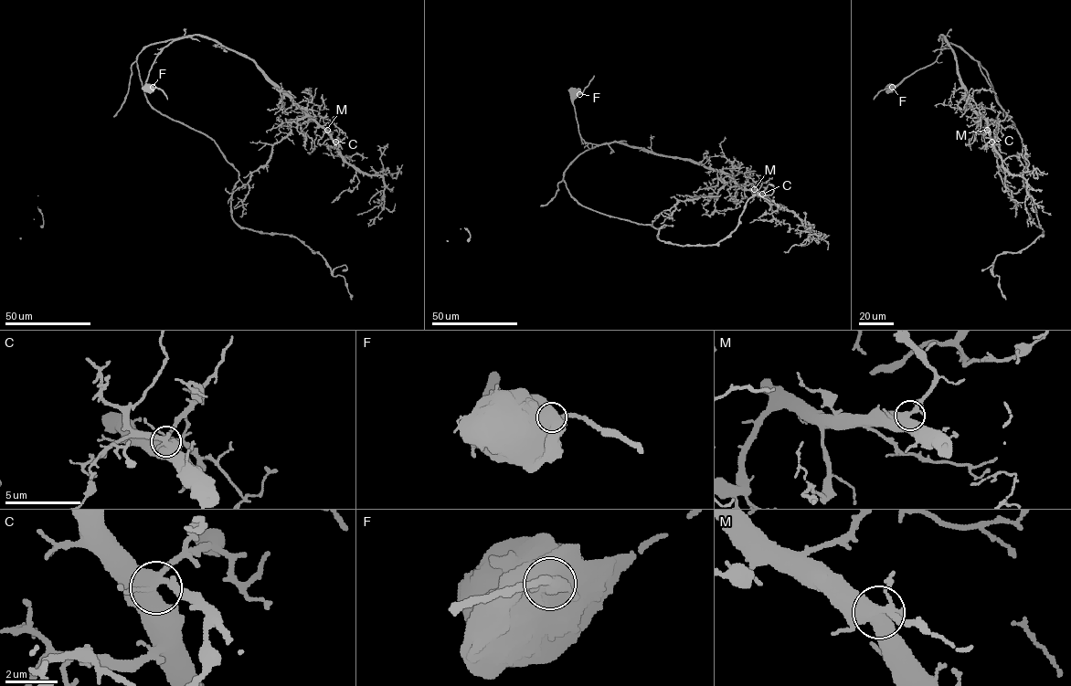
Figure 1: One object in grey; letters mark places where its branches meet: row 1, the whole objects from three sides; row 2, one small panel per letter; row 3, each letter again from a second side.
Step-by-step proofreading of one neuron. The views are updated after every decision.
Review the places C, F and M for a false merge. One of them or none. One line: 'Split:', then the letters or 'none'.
Split: F

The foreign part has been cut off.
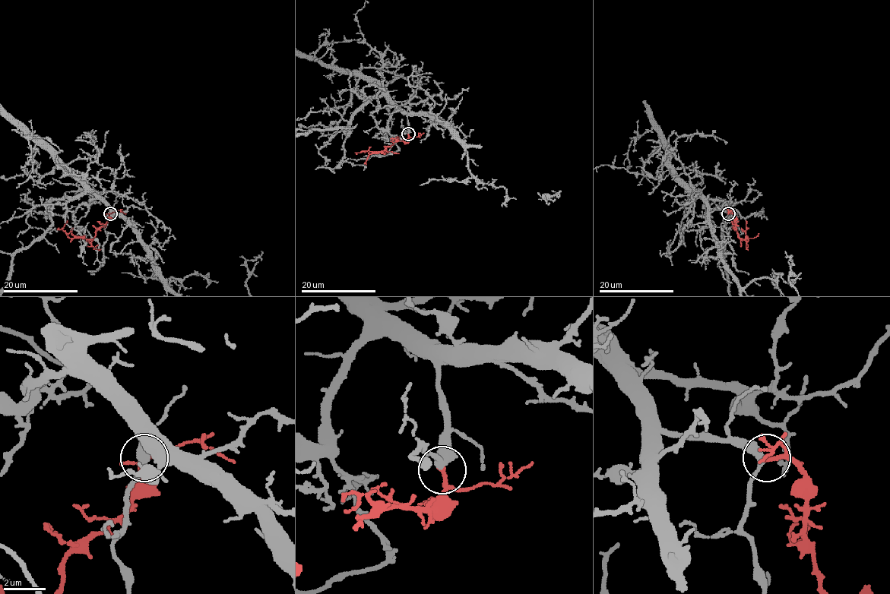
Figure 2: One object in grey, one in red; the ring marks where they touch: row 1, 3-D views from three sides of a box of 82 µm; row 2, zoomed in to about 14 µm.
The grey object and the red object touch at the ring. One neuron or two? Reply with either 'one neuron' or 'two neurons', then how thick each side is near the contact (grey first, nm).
one neuron; 340 nm thick on the grey side, 140 nm on the other

